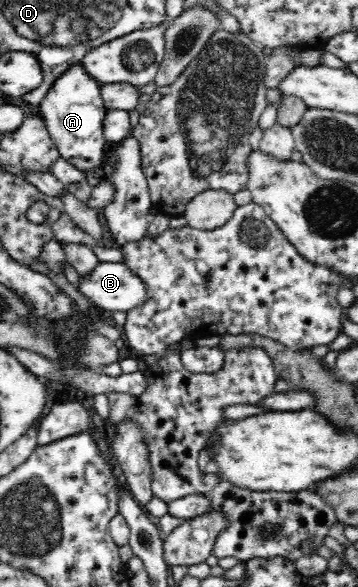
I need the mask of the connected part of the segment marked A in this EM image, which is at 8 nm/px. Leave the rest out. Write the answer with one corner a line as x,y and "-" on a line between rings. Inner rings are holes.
80,63
70,66
62,77
58,77
50,87
50,91
37,105
36,111
44,120
46,129
55,143
60,157
88,175
104,165
108,153
106,138
103,134
105,107
101,98
100,83
94,81

